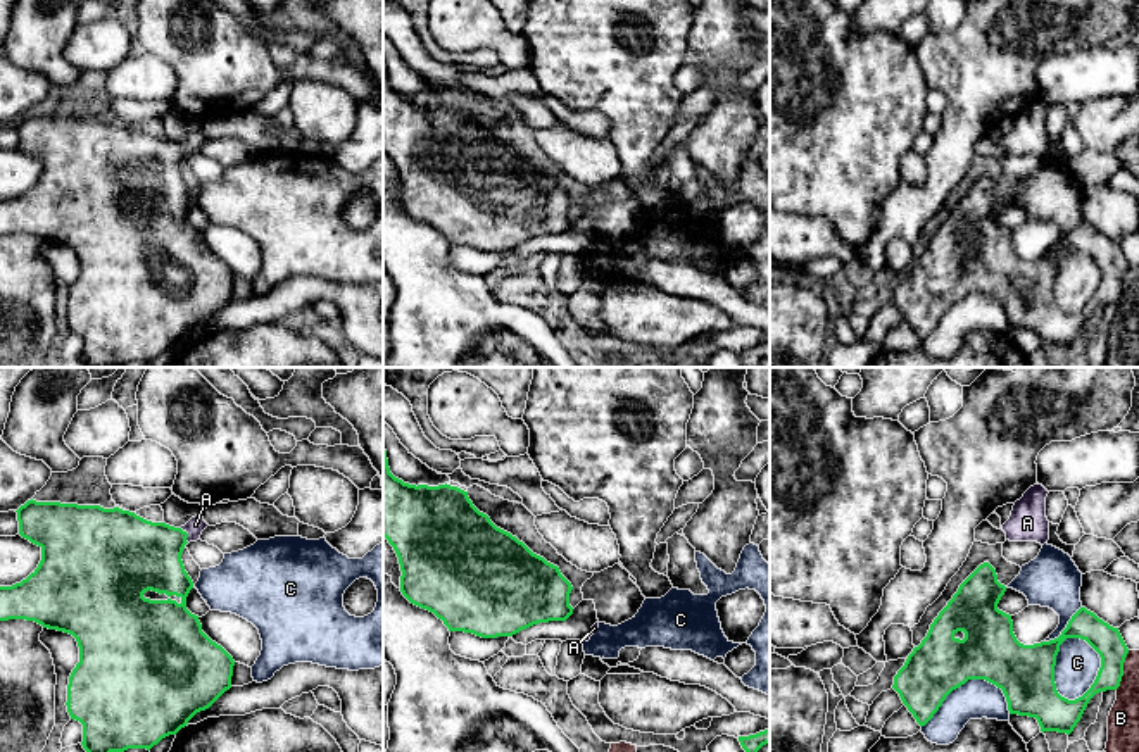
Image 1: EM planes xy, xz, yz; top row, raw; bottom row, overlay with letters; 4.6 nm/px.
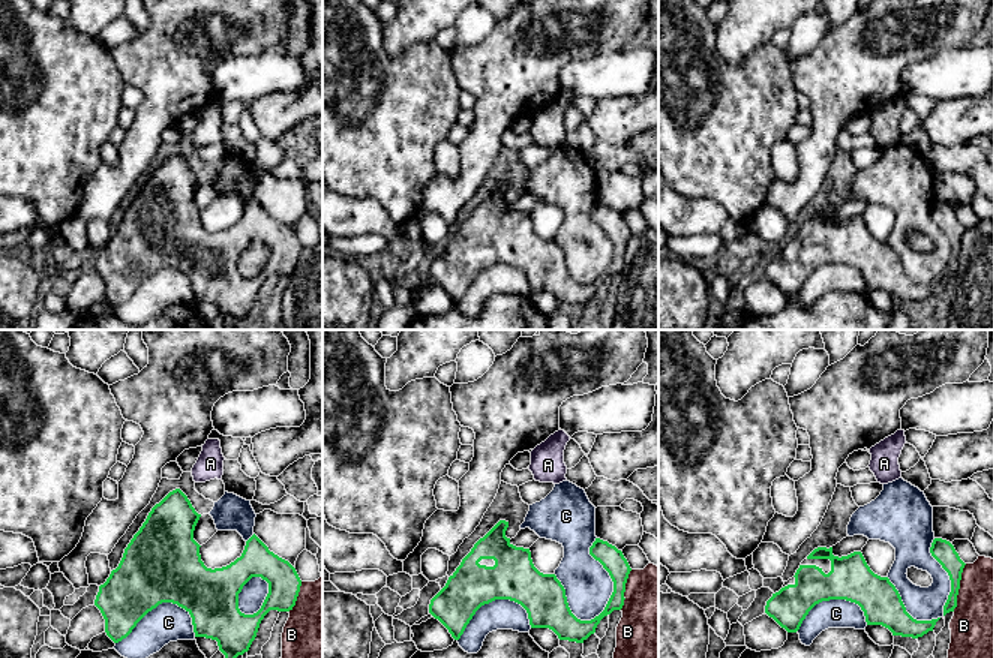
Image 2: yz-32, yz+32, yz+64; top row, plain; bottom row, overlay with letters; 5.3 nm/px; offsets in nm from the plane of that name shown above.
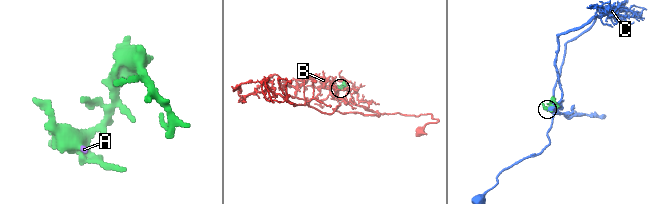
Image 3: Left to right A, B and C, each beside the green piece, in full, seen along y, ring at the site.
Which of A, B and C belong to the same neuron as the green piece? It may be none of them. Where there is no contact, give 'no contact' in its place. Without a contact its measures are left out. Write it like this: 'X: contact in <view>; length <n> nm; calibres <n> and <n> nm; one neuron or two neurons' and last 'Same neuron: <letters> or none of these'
A: contact in xy; length 80 nm; calibres 340 and 80 nm; one neuron
B: contact in yz; length 200 nm; calibres 140 and 140 nm; two neurons
C: contact in yz; length 300 nm; calibres 280 and 200 nm; two neurons
Same neuron: A

